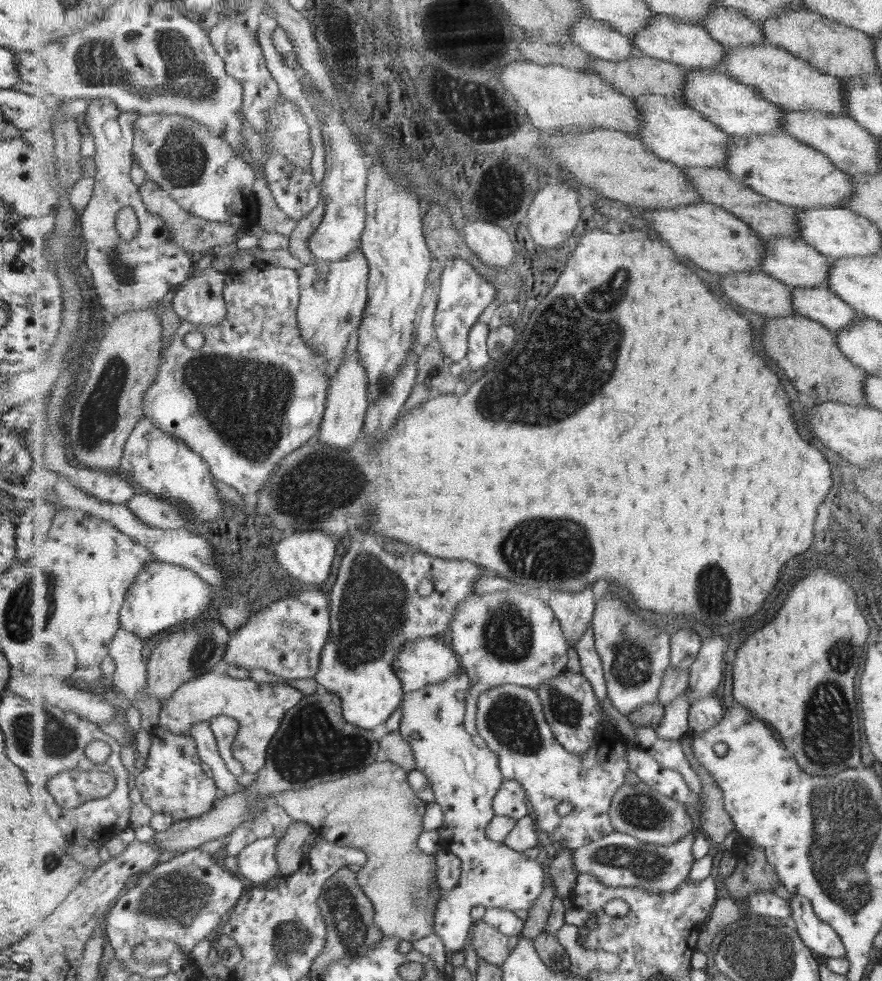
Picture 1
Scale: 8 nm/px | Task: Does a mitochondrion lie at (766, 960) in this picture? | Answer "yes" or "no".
yes

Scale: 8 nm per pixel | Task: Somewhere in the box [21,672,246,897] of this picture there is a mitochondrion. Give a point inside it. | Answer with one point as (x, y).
(50, 855)

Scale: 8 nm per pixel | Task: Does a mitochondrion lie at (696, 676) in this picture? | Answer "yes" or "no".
no

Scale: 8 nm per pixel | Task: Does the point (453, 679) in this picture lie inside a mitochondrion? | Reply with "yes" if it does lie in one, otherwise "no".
no

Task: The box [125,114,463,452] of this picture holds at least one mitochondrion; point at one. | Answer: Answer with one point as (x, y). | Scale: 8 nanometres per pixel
(181, 158)

